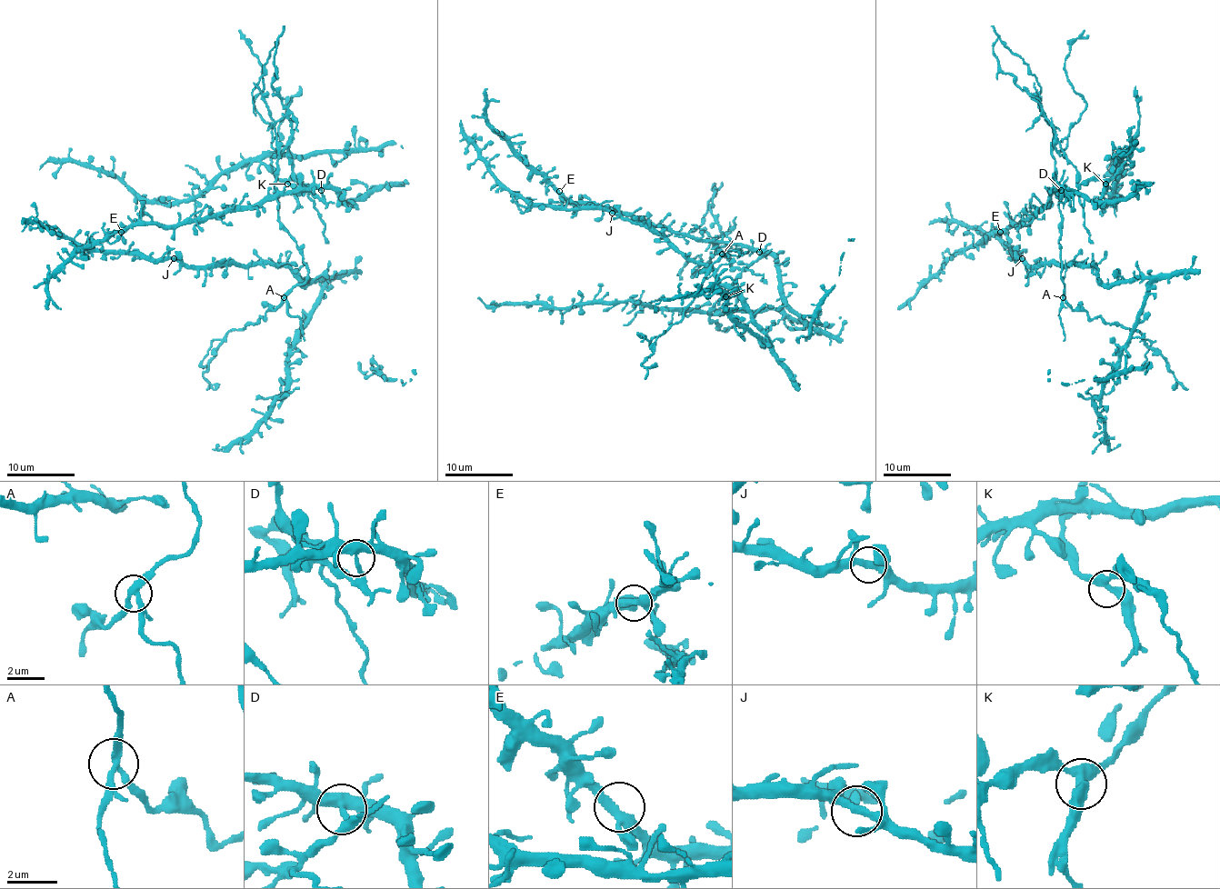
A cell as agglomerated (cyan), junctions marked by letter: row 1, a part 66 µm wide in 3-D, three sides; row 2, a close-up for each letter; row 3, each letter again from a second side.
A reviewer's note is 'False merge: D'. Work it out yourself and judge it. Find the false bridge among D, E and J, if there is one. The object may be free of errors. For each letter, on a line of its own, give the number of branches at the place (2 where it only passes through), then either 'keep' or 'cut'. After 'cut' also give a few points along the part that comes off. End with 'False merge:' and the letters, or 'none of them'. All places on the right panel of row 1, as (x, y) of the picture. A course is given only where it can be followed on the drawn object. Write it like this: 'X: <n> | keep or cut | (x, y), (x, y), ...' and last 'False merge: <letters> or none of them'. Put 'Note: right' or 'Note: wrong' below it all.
D: 3 | cut | (1061, 191), (1069, 197), (1078, 174), (1057, 144), (1064, 297), (1073, 309), (1141, 334), (1188, 389)
E: 3 | keep
J: 3 | keep
False merge: D
Note: right

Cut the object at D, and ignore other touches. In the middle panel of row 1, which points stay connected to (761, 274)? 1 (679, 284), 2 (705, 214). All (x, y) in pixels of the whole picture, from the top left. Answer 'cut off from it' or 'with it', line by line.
1: cut off from it
2: with it

